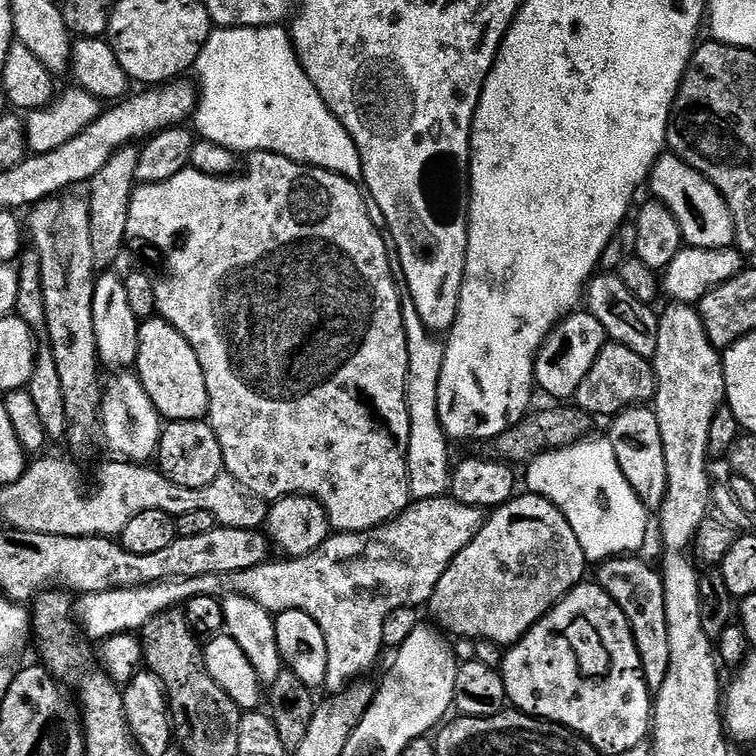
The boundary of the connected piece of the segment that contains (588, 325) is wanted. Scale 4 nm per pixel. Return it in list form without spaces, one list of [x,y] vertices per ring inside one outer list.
[[[577,310],[565,316],[536,352],[535,387],[539,391],[541,388],[546,395],[553,396],[556,399],[553,401],[571,401],[576,395],[578,386],[582,386],[582,378],[590,374],[590,366],[594,366],[598,354],[602,354],[607,343],[609,339],[602,322],[598,322],[598,318],[594,318],[591,312]]]

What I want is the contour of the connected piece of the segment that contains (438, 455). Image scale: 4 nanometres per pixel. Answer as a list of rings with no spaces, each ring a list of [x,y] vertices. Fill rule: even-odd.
[[[407,290],[401,291],[400,305],[404,315],[404,329],[408,335],[408,413],[410,414],[410,438],[408,439],[408,475],[411,480],[410,492],[413,497],[434,497],[445,495],[450,488],[450,463],[448,464],[448,444],[450,438],[444,433],[444,427],[438,414],[438,382],[442,374],[445,345],[435,340],[428,325],[418,318],[418,306],[410,298]]]

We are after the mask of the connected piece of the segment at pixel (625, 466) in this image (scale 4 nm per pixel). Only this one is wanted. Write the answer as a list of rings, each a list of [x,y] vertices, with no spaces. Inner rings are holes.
[[[648,406],[626,408],[611,417],[610,424],[612,429],[606,432],[606,438],[614,446],[622,474],[649,509],[659,509],[667,493],[668,463],[663,453],[662,430],[658,430],[655,411]]]

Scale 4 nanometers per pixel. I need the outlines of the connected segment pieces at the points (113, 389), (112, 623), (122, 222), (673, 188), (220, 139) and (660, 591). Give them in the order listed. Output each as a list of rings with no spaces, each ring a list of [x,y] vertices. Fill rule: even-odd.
[[[120,374],[117,376],[120,377],[117,378],[116,384],[110,385],[108,390],[106,388],[106,395],[102,400],[102,432],[104,428],[104,440],[125,461],[151,461],[148,459],[151,456],[153,459],[160,447],[162,417],[157,412],[154,402],[150,402],[146,390],[135,375]]]
[[[177,578],[136,588],[115,588],[112,591],[85,593],[79,599],[80,604],[78,602],[78,622],[81,631],[85,631],[98,642],[104,642],[120,634],[138,632],[155,614],[183,605],[192,599],[188,584],[198,584],[198,578]]]
[[[125,146],[116,149],[116,152],[98,170],[96,177],[90,182],[92,193],[86,196],[89,206],[90,243],[93,247],[93,262],[100,270],[108,270],[112,263],[123,253],[126,248],[126,226],[128,225],[128,203],[132,201],[132,190],[137,187],[136,171],[138,170],[138,158],[140,148]]]
[[[671,154],[660,156],[652,168],[650,177],[650,189],[651,188],[651,195],[659,200],[660,203],[666,205],[670,210],[670,214],[674,214],[674,218],[680,227],[680,232],[684,235],[684,244],[687,245],[687,247],[730,248],[735,245],[736,227],[734,226],[734,218],[730,214],[730,210],[726,206],[722,194],[706,177],[702,174],[698,174],[698,170],[691,168],[685,160],[680,160]]]
[[[217,27],[198,54],[194,72],[200,75],[194,125],[197,128],[195,131],[200,131],[203,139],[228,148],[235,154],[273,152],[290,158],[295,164],[326,168],[349,178],[357,175],[360,155],[352,136],[340,125],[340,119],[329,110],[314,82],[310,82],[304,73],[304,67],[292,46],[291,35],[283,27]]]
[[[636,554],[613,556],[603,561],[594,576],[595,583],[614,598],[614,602],[626,614],[632,627],[632,633],[638,646],[640,665],[649,688],[655,690],[666,682],[666,674],[670,670],[670,630],[666,622],[666,594],[664,593],[664,577],[656,572]]]

